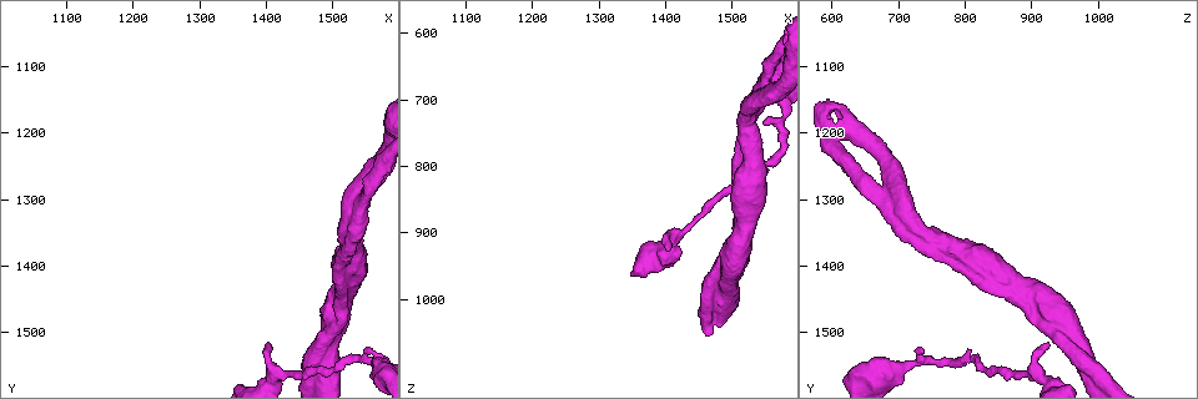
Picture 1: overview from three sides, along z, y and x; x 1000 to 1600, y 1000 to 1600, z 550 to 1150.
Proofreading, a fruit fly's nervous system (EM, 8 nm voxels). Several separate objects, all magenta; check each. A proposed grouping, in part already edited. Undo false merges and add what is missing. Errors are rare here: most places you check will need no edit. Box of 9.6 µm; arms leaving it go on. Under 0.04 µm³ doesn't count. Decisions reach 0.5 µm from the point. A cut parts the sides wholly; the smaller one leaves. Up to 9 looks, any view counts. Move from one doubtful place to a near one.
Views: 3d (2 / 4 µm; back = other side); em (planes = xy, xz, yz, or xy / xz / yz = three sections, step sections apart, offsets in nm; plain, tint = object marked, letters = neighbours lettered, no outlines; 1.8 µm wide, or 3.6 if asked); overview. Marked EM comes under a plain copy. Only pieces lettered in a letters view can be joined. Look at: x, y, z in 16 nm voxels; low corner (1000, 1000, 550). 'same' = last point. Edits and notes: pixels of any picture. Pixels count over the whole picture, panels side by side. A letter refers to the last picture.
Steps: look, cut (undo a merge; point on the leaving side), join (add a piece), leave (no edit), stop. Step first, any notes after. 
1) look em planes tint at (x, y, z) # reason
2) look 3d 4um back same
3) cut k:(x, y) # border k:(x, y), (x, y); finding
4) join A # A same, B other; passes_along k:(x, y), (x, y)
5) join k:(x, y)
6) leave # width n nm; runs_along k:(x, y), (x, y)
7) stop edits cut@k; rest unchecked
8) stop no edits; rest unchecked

look 3d 4um at (1495, 1545, 980) # branch point

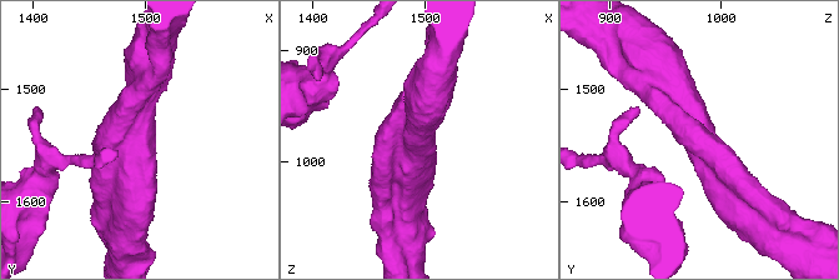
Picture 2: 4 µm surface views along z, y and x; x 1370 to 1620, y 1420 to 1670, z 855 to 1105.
look em planes letters at (1494, 1546, 980)

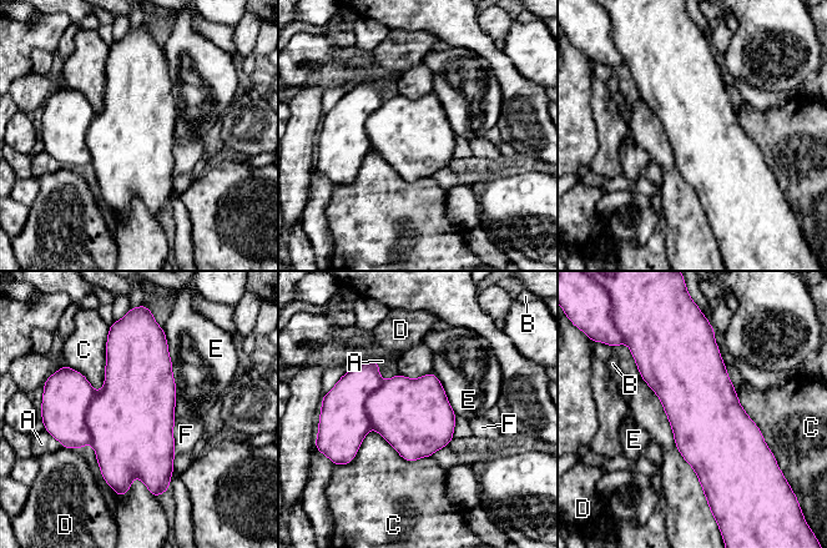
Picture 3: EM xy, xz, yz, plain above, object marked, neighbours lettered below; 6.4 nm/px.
leave # width 480 nm; A other, B other, C other, D other, E other, F other; border 3:(162, 328), (175, 382), (176, 422); continuous, no second neuron

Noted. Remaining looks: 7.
look em xz step 4 letters at (1410, 1515, 925) # an open end

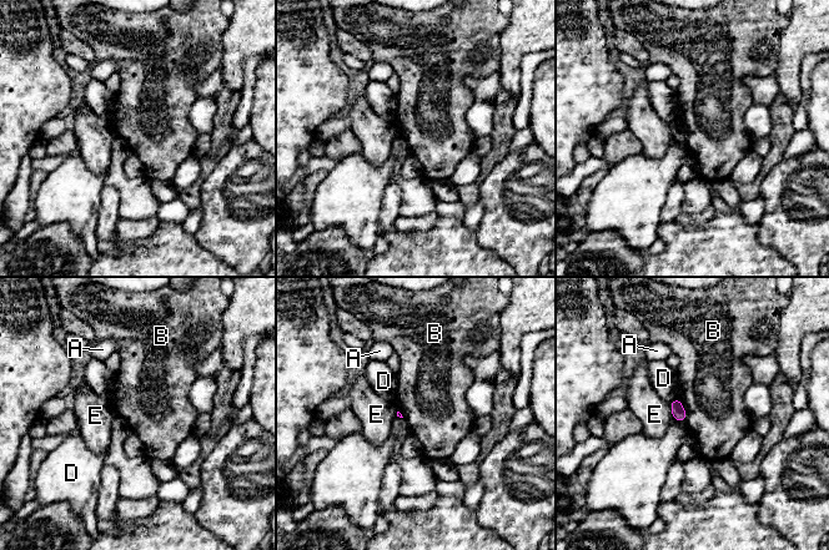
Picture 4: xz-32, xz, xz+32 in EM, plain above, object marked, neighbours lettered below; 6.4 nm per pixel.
look em planes letters same # another direction

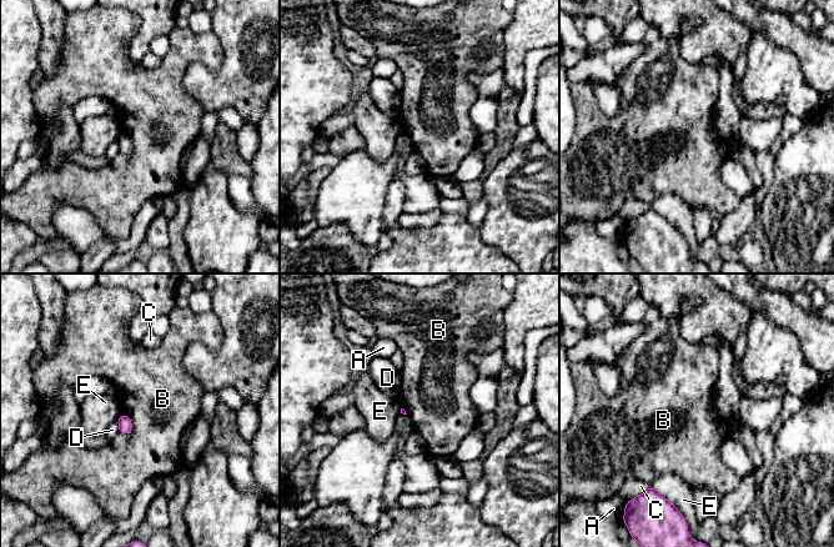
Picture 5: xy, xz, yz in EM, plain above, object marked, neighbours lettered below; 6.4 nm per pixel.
leave # A other, B other, C other, D other, E other; border 5:(126, 412), (131, 421), (126, 436); none of them fits

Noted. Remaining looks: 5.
look 3d 4um at (1550, 1525, 735)

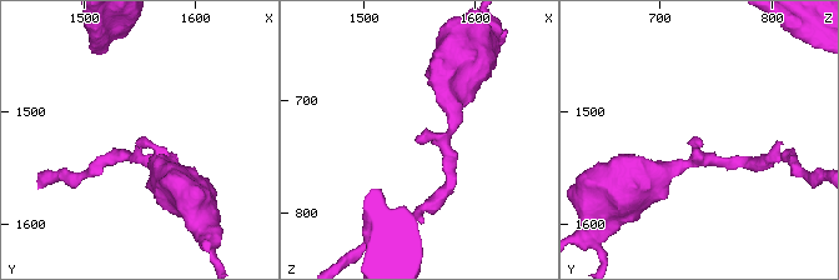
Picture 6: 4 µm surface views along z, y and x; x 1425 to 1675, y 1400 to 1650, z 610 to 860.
look em planes letters at (1548, 1526, 738) # arm_widths 160, 200 nm; shape alone is not enough

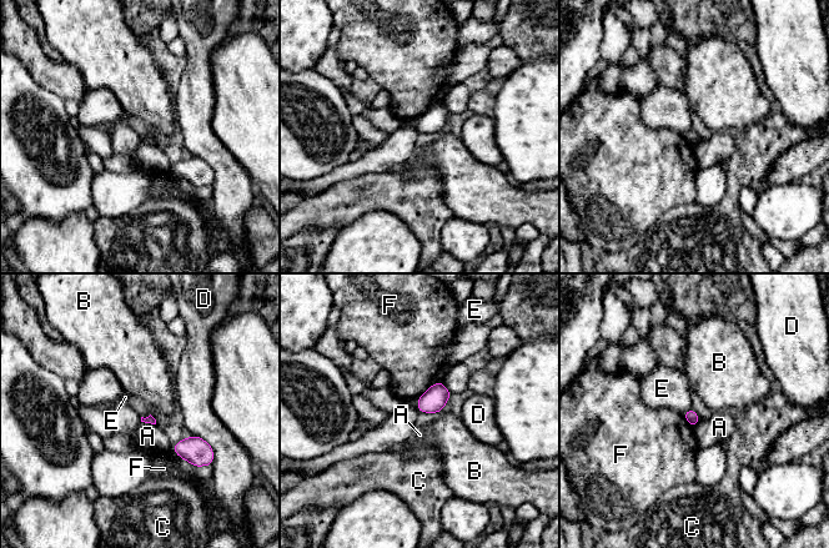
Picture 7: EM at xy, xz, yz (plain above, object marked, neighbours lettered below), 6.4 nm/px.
leave # longest_contact D 220 nm; A other, B other, C other, D other, E other, F other; no lettered piece goes on from it

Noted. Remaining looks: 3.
look 3d 2um back at (1535, 1310, 705) # two arms in line, one across

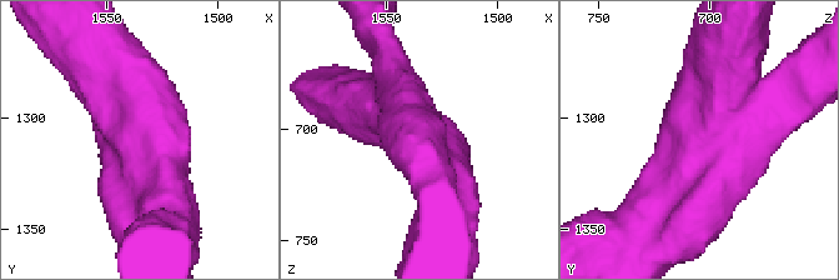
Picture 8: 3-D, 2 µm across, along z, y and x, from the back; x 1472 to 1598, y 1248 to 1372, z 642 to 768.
look em xz step 4 letters at (1532, 1310, 704) # arms 3; arm_widths 240, 380, 420 nm

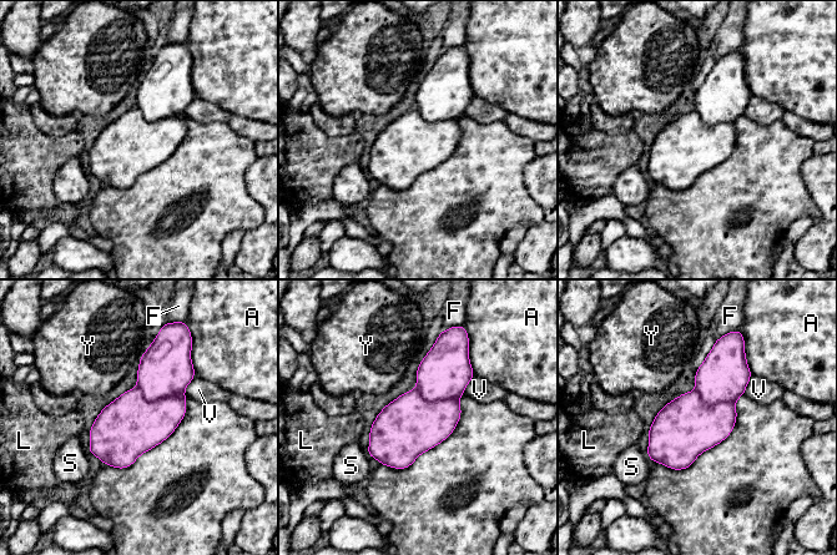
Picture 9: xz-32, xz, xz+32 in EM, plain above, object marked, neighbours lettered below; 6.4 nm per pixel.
leave # width 400 nm; A other, F other, L other, S other, V other, Y other; border 9:(721, 336), (716, 339); continuous, no second neuron

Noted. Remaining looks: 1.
stop no edits; rest unchecked

